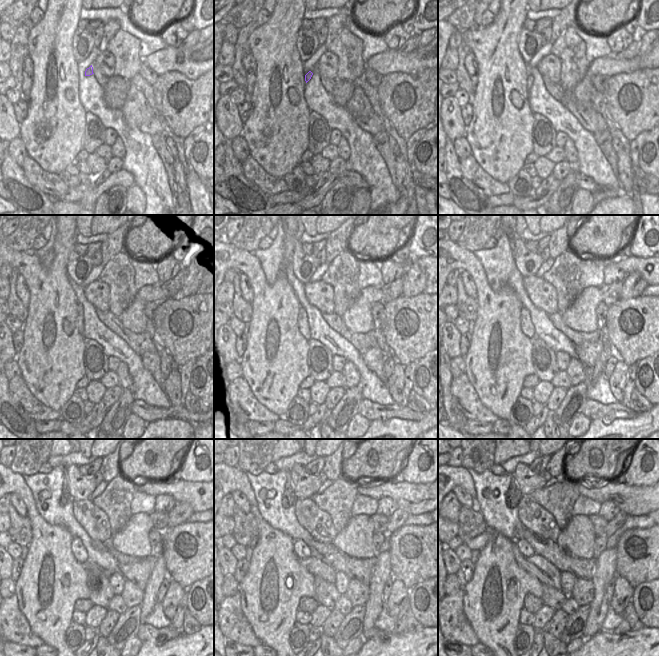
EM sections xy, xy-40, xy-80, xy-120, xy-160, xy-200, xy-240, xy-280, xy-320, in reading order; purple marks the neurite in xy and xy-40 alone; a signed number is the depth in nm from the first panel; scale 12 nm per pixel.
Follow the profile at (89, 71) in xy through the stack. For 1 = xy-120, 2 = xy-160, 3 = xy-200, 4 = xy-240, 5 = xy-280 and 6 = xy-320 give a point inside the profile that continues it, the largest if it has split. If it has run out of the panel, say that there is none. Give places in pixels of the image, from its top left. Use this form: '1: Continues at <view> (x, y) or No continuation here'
1: Continues at xy-120 (79, 320)
2: Continues at xy-160 (303, 325)
3: Continues at xy-200 (527, 327)
4: Continues at xy-240 (77, 548)
5: Continues at xy-280 (302, 550)
6: Continues at xy-320 (525, 549)

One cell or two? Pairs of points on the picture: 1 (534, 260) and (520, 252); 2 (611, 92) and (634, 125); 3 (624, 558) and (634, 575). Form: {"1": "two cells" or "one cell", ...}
{"1": "one cell", "2": "one cell", "3": "one cell"}

